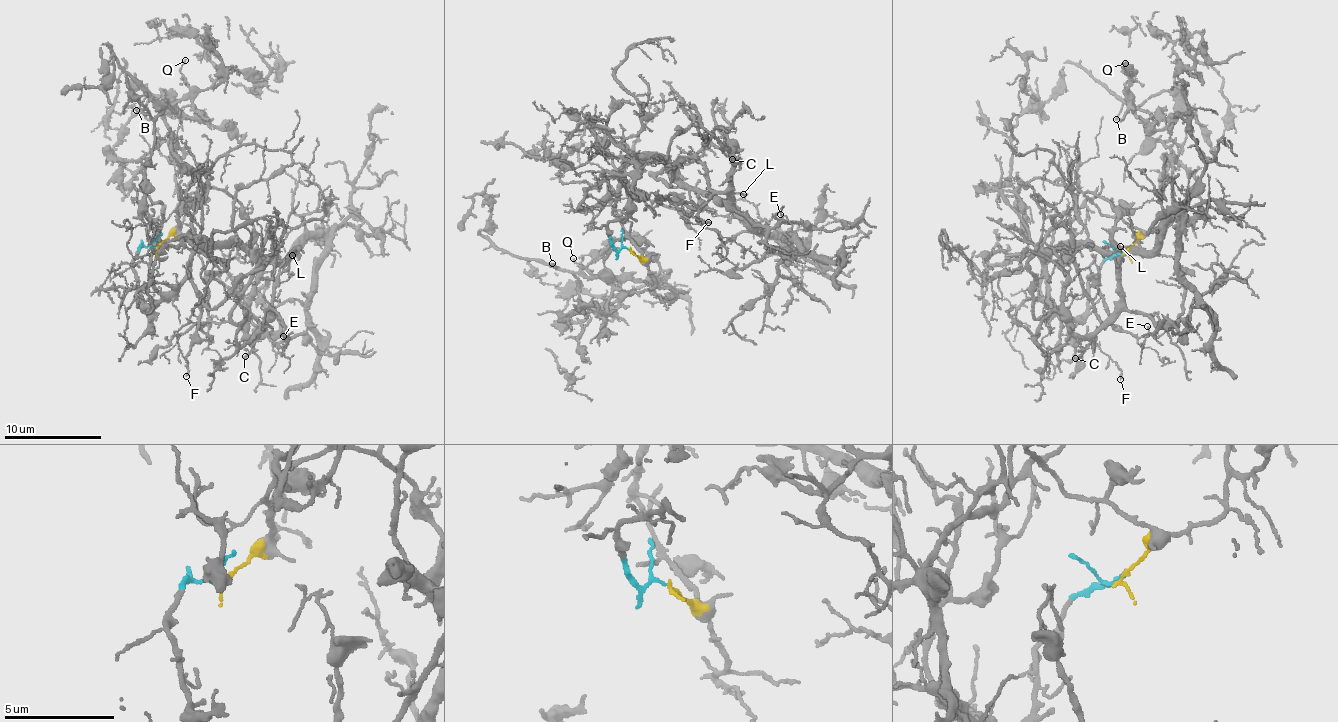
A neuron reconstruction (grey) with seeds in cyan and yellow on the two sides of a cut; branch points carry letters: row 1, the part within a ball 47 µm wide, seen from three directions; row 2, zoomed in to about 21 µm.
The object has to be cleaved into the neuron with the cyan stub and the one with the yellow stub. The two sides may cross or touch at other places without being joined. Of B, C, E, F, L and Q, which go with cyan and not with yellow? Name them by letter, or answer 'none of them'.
C, E, F, L

